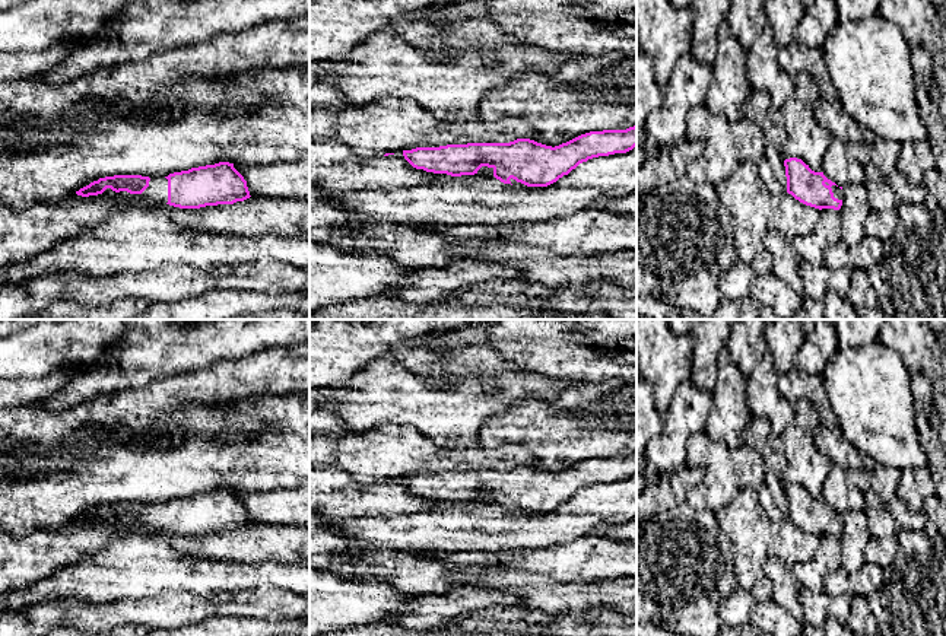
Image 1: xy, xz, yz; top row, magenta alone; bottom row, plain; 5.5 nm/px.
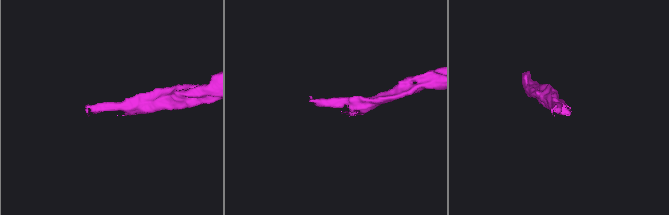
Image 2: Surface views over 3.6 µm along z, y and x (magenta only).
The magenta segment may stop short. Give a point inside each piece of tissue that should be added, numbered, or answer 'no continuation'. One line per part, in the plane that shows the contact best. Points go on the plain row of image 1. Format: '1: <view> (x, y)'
1: xy (29, 557)

